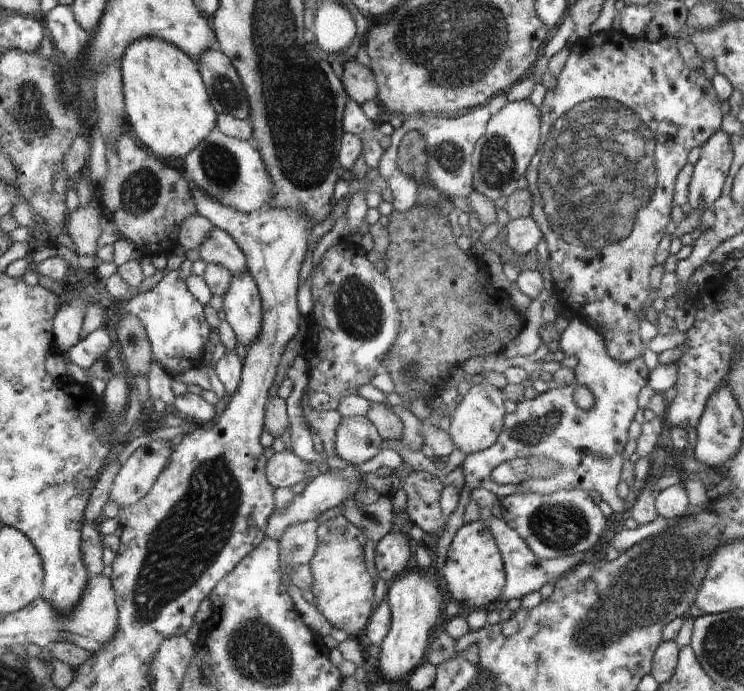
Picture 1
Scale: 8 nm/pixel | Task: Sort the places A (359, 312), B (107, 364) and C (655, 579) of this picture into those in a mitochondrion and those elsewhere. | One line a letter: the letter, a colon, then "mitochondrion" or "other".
A: mitochondrion
B: other
C: mitochondrion

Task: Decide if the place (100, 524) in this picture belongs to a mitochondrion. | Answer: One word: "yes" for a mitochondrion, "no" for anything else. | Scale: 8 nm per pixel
no

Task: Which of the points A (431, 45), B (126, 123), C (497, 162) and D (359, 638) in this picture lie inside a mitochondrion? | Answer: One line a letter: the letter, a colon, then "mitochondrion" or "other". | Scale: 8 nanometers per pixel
A: mitochondrion
B: other
C: mitochondrion
D: other

